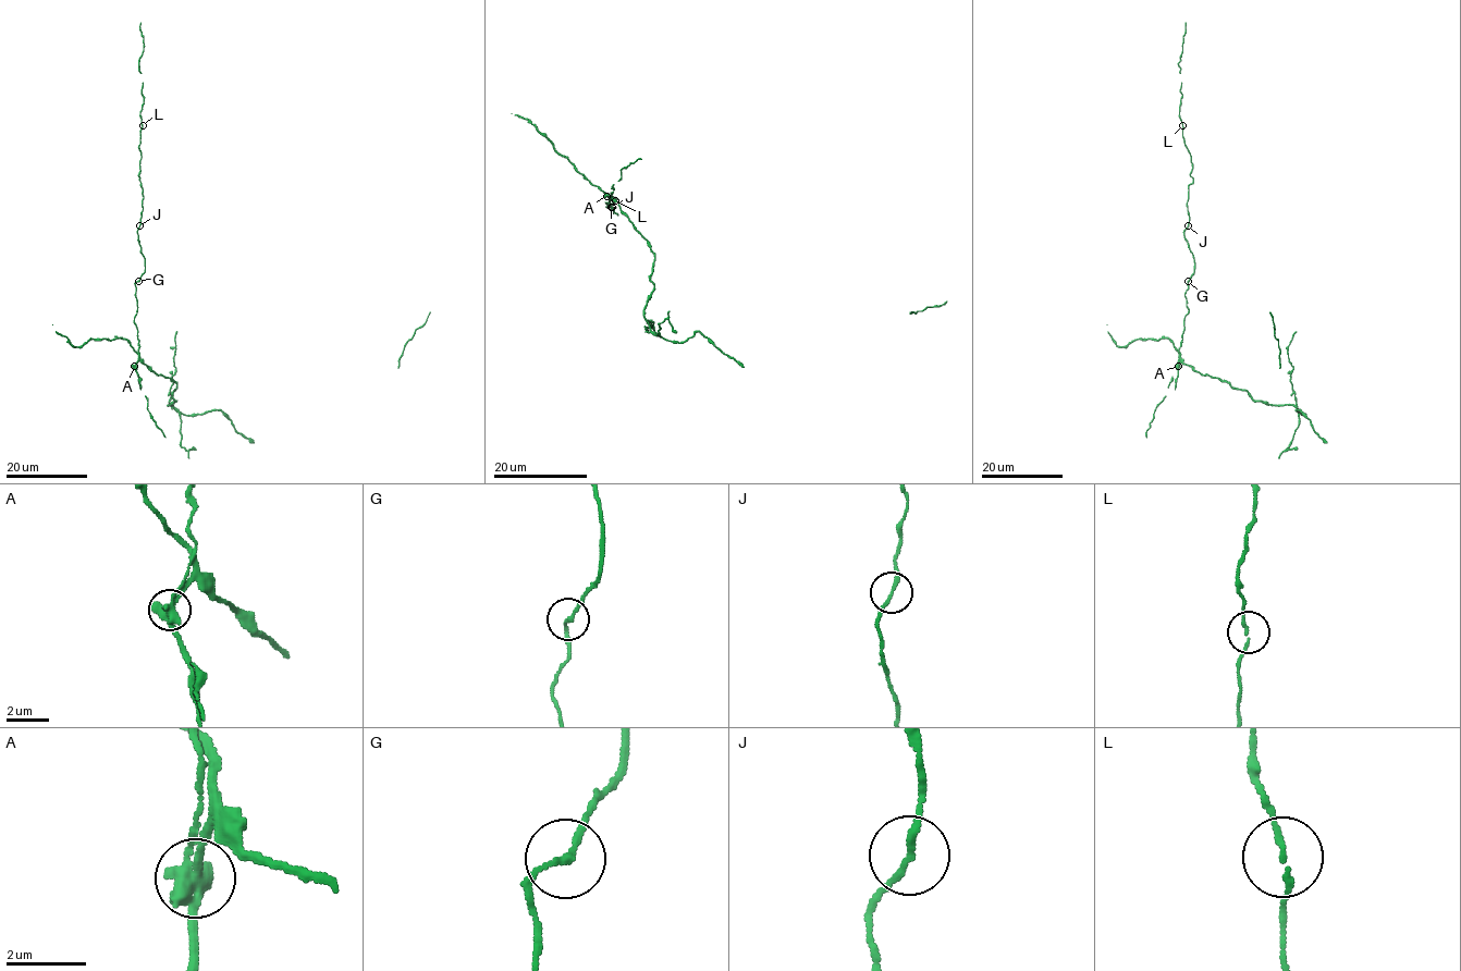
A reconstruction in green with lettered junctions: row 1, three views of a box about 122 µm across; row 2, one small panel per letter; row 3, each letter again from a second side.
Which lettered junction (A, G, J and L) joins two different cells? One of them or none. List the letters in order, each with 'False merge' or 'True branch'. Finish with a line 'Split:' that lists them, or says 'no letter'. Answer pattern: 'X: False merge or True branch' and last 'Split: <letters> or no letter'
A: False merge
G: True branch
J: True branch
L: True branch
Split: A

